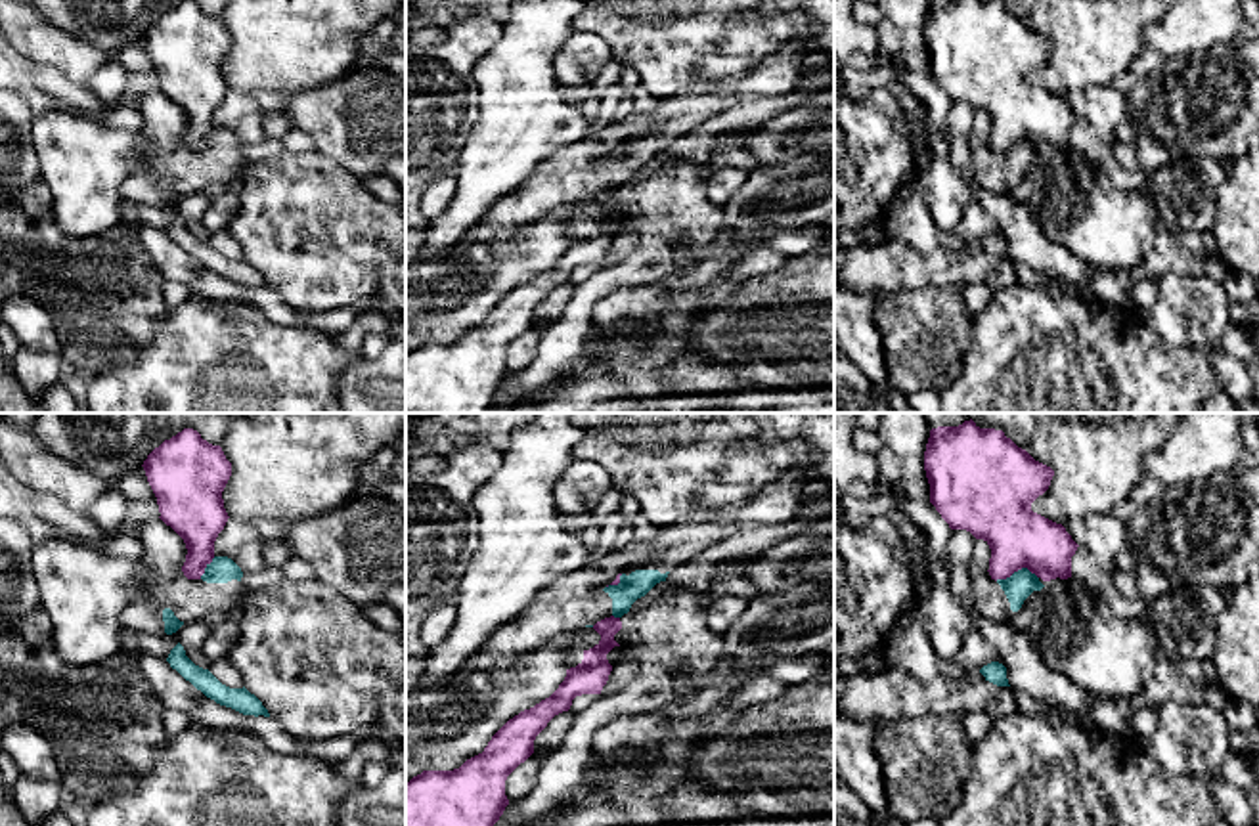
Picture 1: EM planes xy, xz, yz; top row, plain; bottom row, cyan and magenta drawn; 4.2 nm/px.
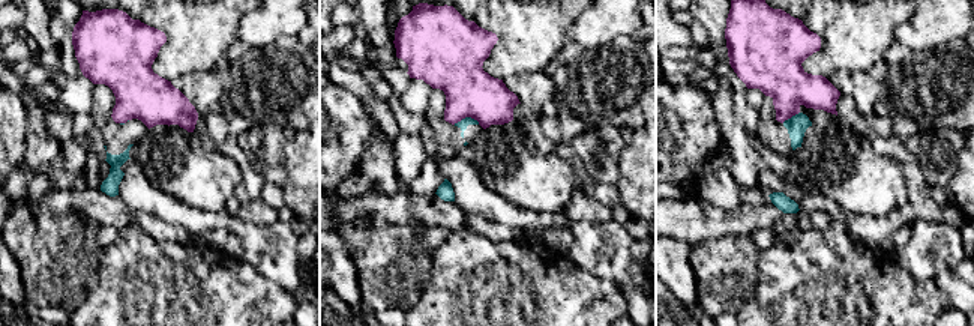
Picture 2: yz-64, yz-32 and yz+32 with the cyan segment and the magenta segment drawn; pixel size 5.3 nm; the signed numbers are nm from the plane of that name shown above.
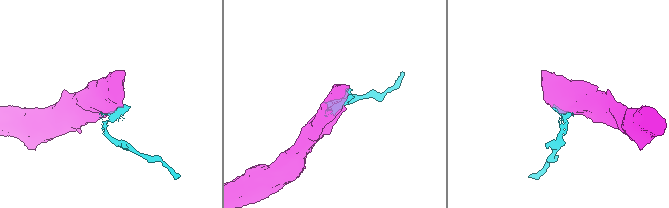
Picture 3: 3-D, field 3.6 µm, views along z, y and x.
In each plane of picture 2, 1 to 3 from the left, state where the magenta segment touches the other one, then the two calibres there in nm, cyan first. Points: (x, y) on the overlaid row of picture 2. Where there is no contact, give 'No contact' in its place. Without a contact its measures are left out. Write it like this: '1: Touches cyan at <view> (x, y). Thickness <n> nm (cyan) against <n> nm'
1: Touches cyan at yz-64 (122, 123). Thickness 20 nm (cyan) against 280 nm
2: Touches cyan at yz-32 (465, 117). Thickness 50 nm (cyan) against 280 nm
3: Touches cyan at yz+32 (791, 117). Thickness 110 nm (cyan) against 260 nm

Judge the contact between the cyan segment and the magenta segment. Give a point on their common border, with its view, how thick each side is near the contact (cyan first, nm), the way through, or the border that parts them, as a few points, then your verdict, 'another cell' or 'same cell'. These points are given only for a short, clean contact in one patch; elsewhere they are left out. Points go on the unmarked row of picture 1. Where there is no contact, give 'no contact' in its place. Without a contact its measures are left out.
contact yz (1018, 142); calibres 120 and 260 nm; border yz (1038, 148), (1018, 140), (995, 152); another cell

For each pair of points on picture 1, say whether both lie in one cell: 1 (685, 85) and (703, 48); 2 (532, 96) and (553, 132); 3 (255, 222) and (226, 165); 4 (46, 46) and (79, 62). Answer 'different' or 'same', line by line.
1: same
2: same
3: different
4: same

